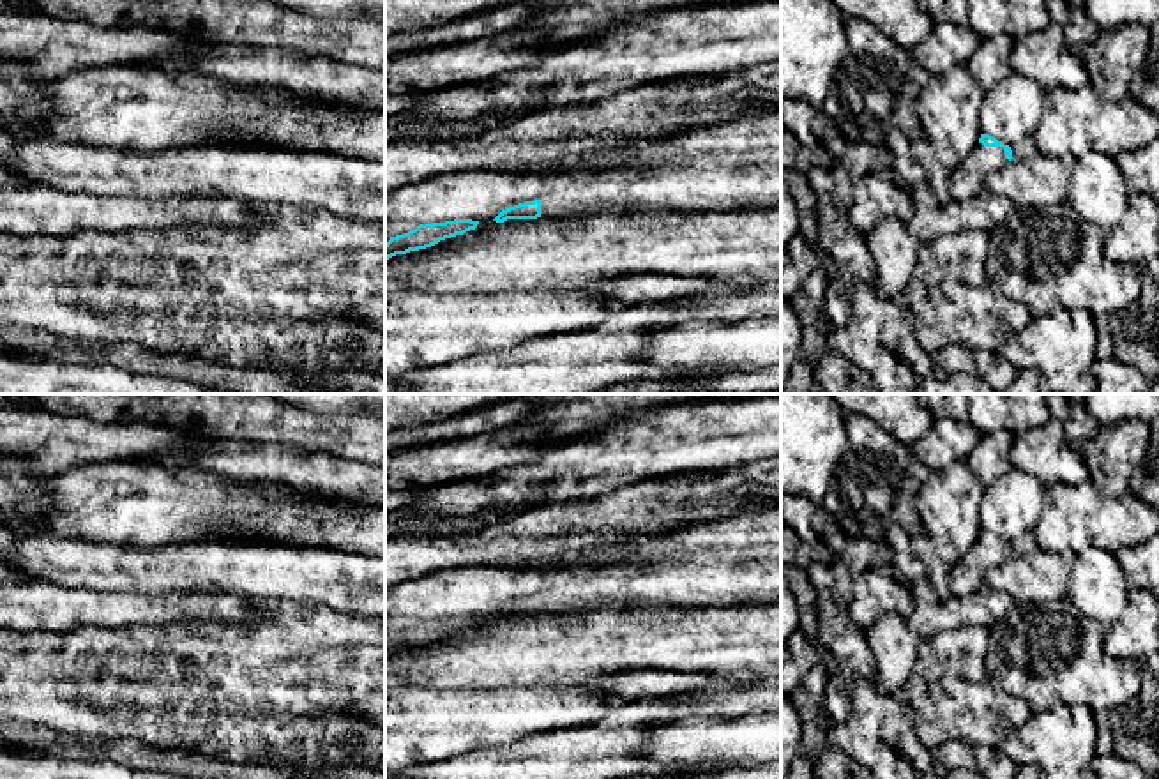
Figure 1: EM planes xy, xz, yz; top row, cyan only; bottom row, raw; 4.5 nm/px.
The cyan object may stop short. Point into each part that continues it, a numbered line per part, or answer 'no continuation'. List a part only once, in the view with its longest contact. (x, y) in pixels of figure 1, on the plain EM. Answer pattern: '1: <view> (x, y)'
1: xz (716, 578)

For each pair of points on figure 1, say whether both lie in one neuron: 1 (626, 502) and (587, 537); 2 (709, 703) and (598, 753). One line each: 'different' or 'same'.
1: same
2: same

